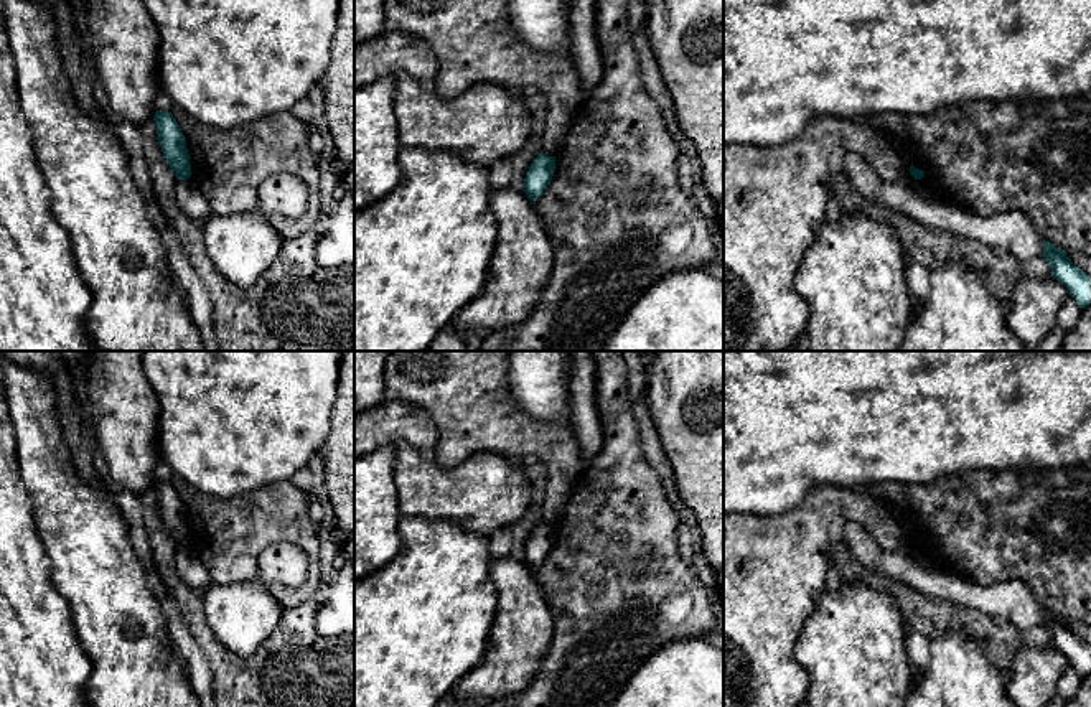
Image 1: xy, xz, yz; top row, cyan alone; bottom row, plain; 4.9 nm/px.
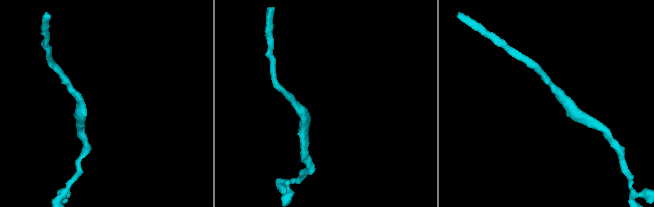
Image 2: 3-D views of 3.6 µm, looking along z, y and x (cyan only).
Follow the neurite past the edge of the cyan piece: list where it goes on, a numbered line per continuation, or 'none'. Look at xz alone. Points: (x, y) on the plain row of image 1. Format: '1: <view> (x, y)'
none

